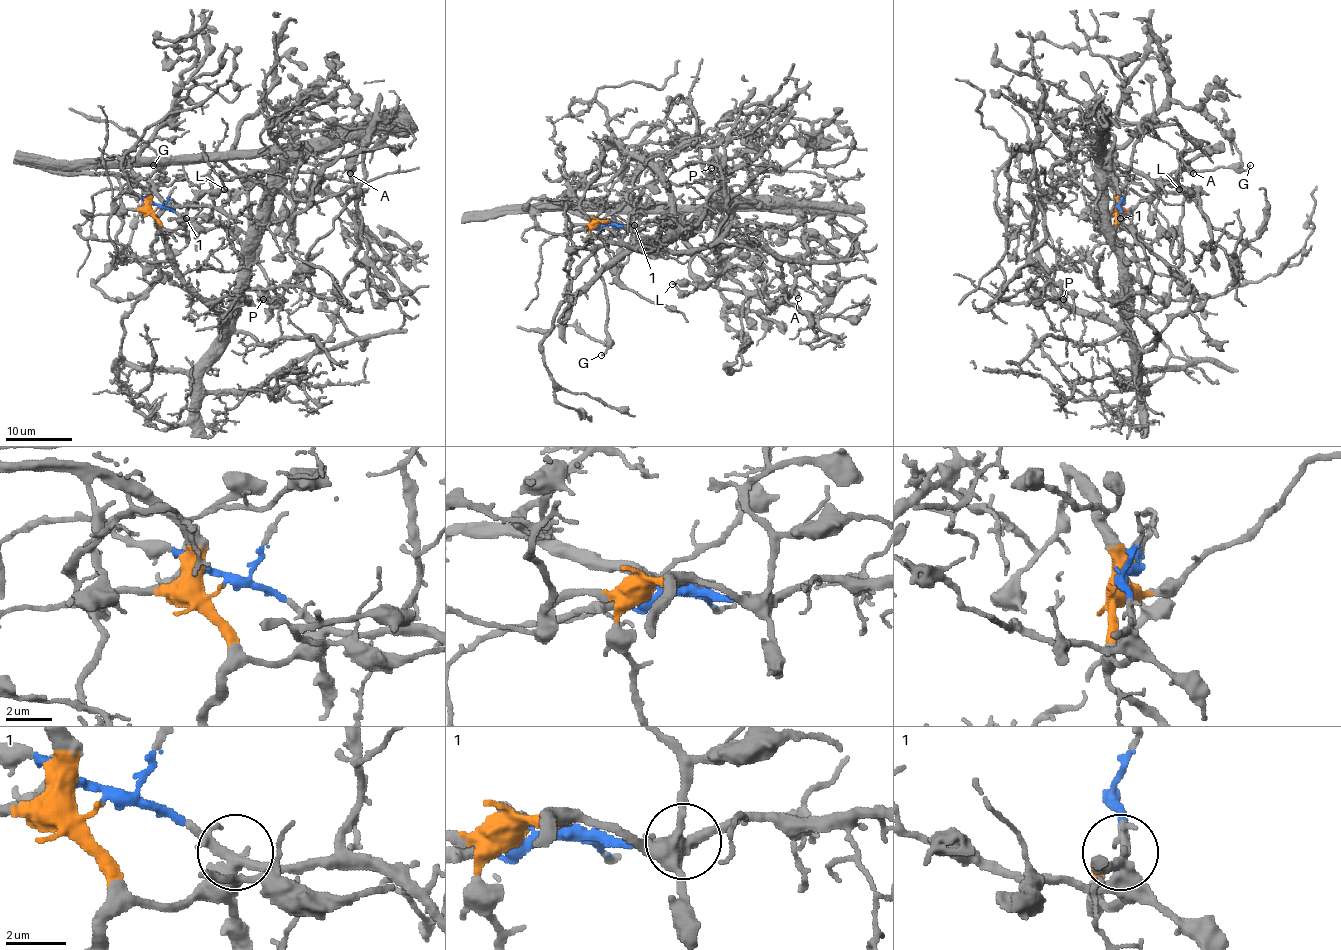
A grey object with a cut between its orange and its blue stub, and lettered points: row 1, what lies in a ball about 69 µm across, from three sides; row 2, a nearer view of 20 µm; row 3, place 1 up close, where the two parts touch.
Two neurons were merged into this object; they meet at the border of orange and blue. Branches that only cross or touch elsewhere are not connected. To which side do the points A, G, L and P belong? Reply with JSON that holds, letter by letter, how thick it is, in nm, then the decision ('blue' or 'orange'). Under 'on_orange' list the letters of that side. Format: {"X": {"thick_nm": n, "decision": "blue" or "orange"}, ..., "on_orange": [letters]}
{"A": {"thick_nm": 460, "decision": "orange"}, "G": {"thick_nm": 120, "decision": "orange"}, "L": {"thick_nm": 140, "decision": "orange"}, "P": {"thick_nm": 100, "decision": "blue"}, "on_orange": ["A", "G", "L"]}

